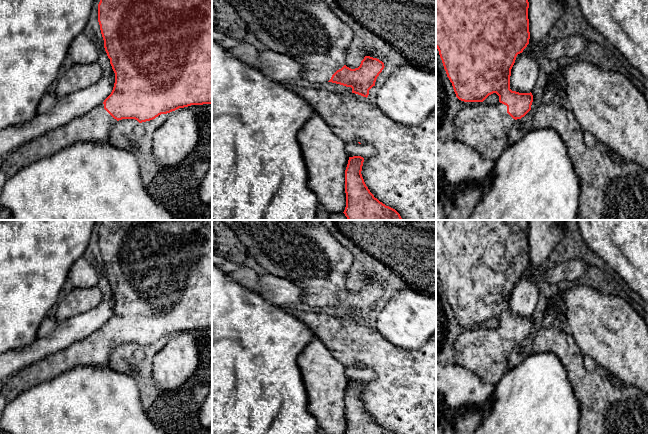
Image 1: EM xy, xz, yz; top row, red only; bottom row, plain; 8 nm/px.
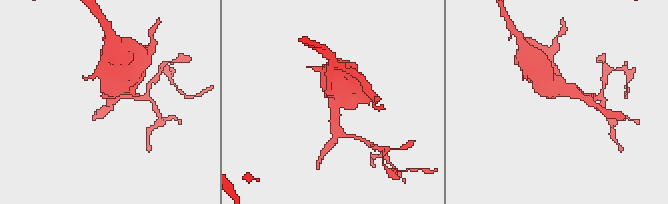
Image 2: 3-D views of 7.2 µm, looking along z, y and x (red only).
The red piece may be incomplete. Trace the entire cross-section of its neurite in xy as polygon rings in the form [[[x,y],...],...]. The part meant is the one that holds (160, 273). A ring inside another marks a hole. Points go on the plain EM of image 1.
[[[101,220],[98,246],[104,272],[115,297],[111,318],[86,338],[18,371],[0,388],[0,419],[8,403],[40,383],[76,366],[109,366],[109,356],[119,344],[135,343],[142,347],[179,332],[212,328],[212,220]]]

